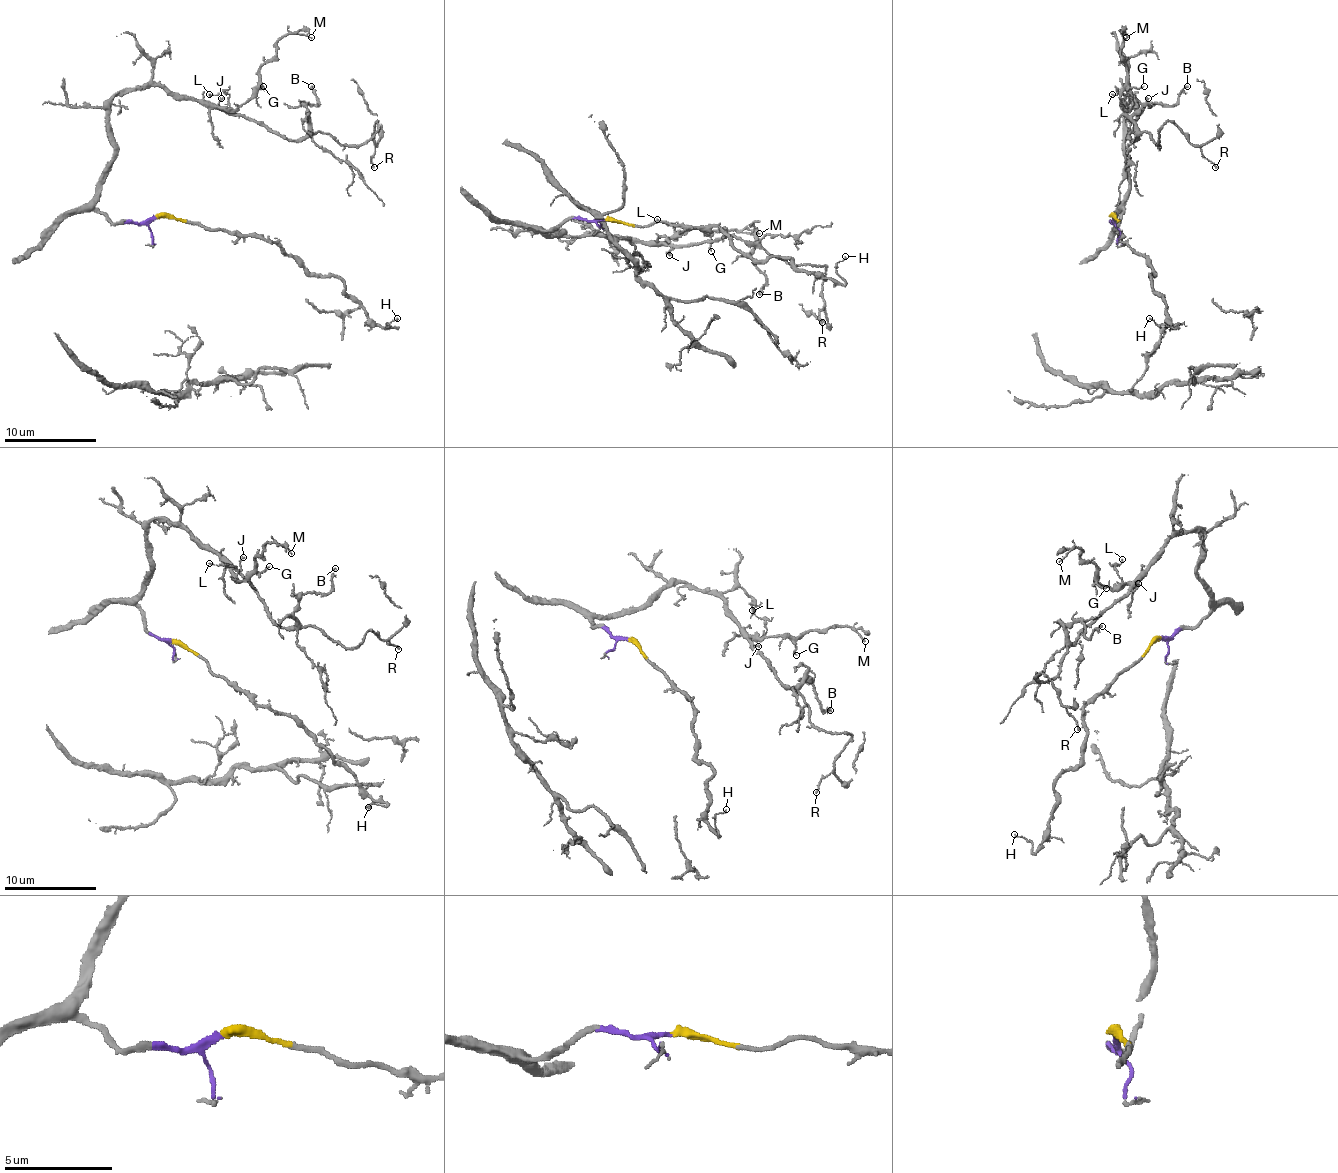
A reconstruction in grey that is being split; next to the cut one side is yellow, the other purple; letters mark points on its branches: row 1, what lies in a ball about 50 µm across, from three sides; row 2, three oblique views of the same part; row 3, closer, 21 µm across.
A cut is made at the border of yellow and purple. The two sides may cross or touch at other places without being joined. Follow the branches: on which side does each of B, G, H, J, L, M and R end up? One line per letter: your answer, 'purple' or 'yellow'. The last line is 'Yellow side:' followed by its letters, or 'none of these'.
B: purple
G: purple
H: yellow
J: purple
L: purple
M: purple
R: purple
Yellow side: H

